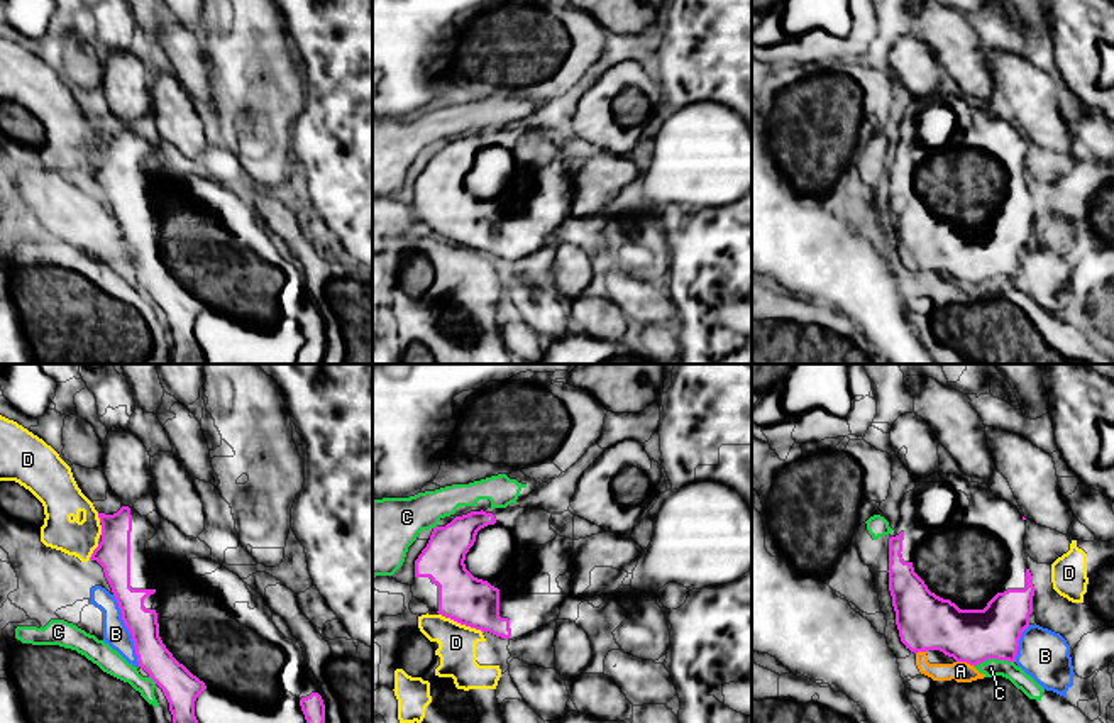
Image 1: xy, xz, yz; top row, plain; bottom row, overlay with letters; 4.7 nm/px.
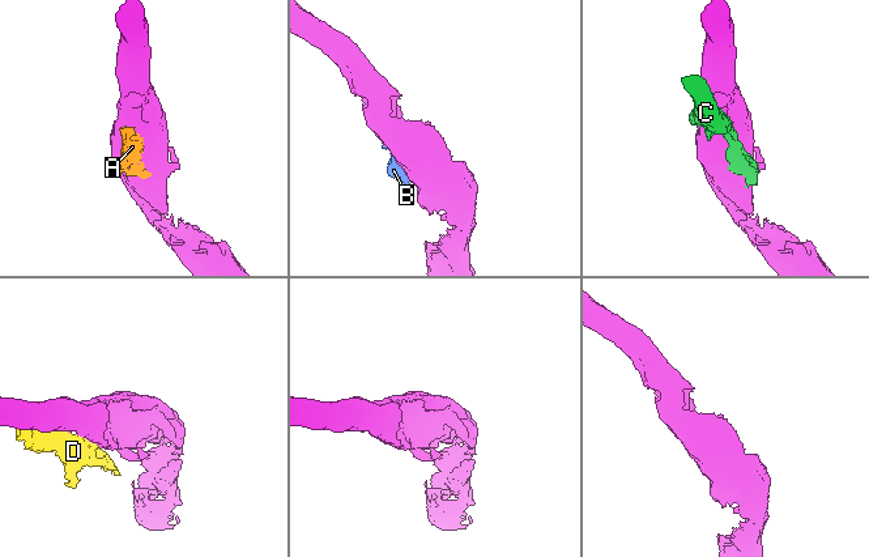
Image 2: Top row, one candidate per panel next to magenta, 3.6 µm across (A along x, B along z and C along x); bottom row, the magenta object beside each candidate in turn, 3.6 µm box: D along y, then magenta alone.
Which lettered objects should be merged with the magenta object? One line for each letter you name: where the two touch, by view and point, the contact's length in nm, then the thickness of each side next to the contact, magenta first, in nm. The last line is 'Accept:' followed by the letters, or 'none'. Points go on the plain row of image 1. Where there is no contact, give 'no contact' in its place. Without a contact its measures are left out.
Accept: none

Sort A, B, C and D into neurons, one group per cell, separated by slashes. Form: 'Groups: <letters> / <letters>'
Groups: A C / B / D

